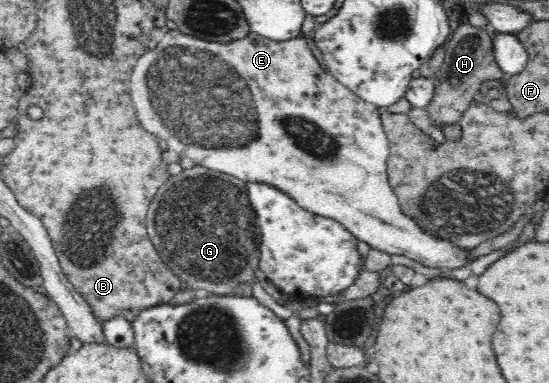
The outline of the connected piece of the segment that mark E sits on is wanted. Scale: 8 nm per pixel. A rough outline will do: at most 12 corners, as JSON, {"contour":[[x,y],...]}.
{"contour":[[169,30],[144,130],[431,269],[471,248],[402,212],[379,108],[304,37]]}

